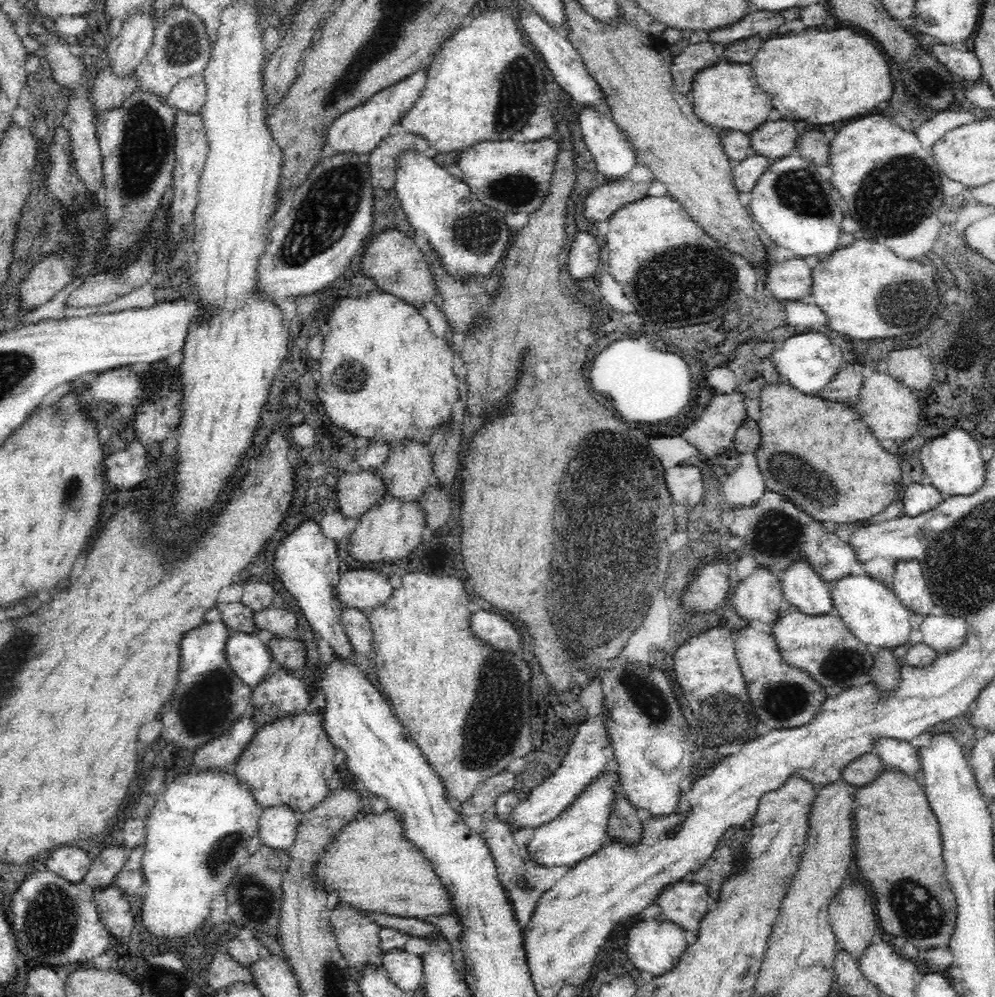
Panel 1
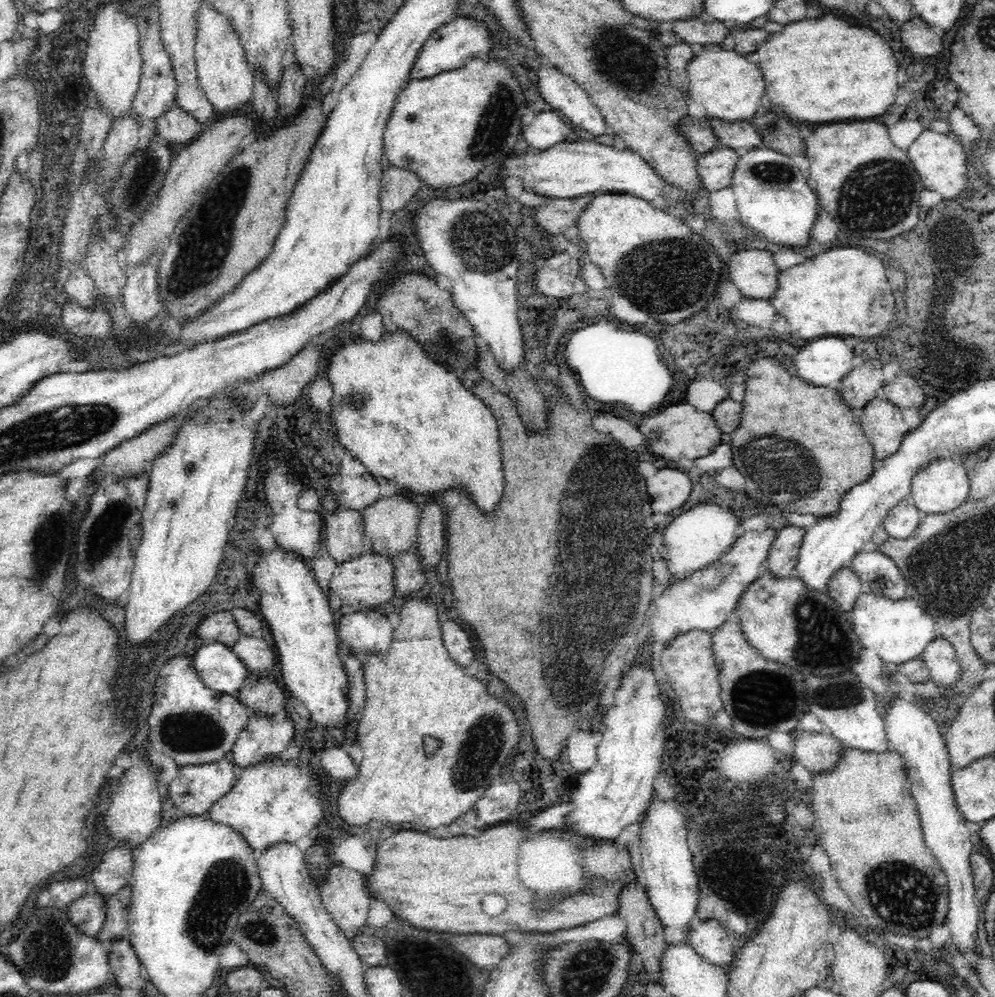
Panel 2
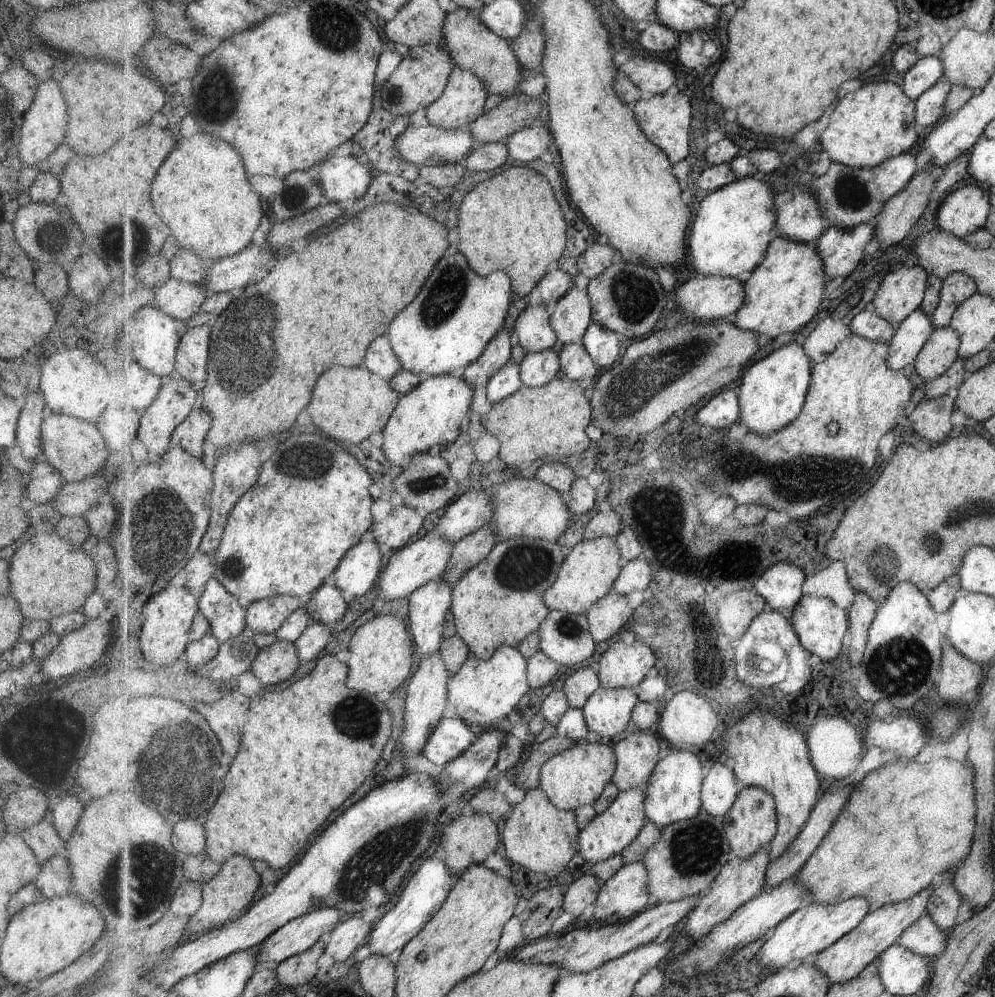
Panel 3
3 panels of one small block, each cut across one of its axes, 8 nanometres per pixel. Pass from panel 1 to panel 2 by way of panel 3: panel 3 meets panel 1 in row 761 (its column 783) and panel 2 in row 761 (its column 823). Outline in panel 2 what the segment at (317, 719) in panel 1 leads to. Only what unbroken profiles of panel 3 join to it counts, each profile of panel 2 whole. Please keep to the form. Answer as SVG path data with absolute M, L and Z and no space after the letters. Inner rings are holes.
M271 757L268 761L248 766L239 770L239 777L230 792L226 792L206 813L212 821L225 822L235 828L252 848L257 852L276 844L276 842L296 842L306 836L322 818L322 802L320 802L320 792L322 786L318 780L318 767L315 762L311 768L302 768L298 762L292 760L281 760L281 757Z

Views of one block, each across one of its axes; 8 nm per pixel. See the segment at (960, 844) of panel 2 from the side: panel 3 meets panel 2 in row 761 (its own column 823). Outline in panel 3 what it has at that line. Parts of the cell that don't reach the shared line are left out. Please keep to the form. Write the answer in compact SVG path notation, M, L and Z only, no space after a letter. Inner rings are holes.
M852 897L840 904L822 904L810 901L808 906L791 914L775 929L773 936L758 951L757 960L762 966L783 969L791 960L818 955L849 935L871 913L871 904L867 898Z

